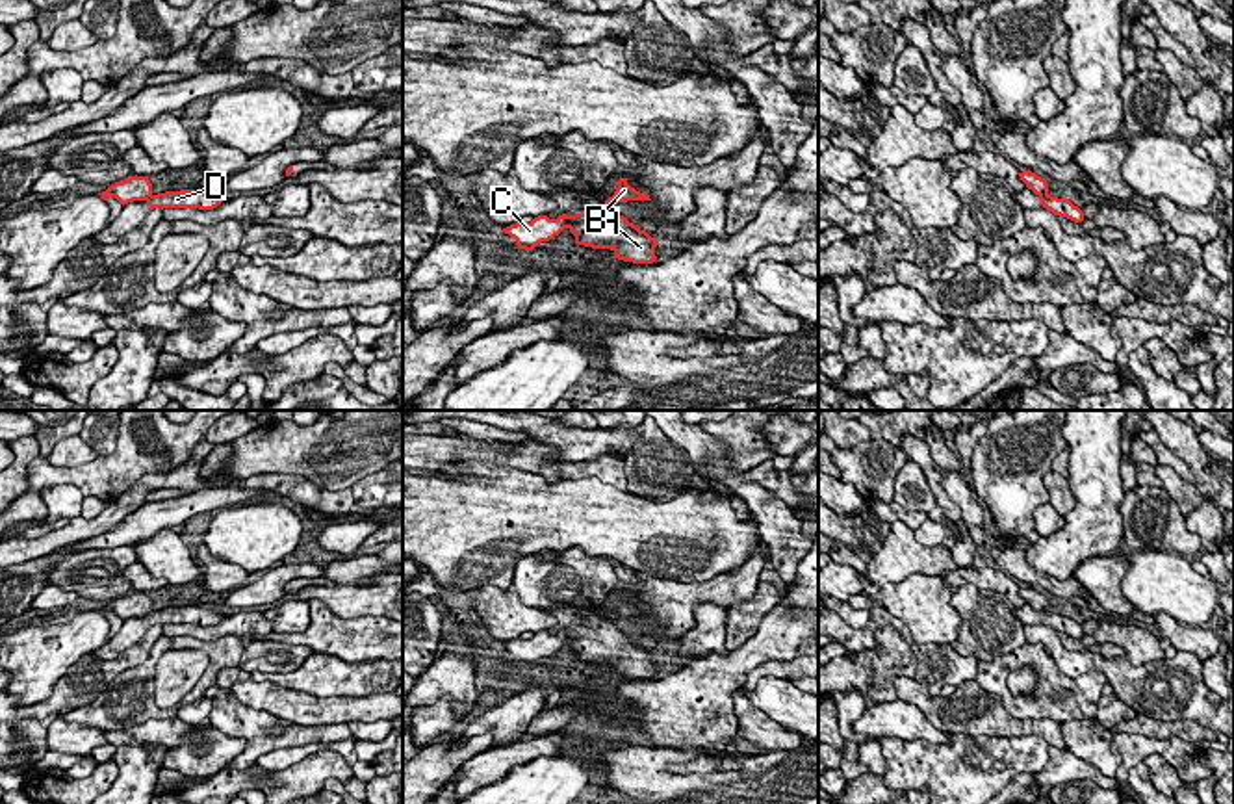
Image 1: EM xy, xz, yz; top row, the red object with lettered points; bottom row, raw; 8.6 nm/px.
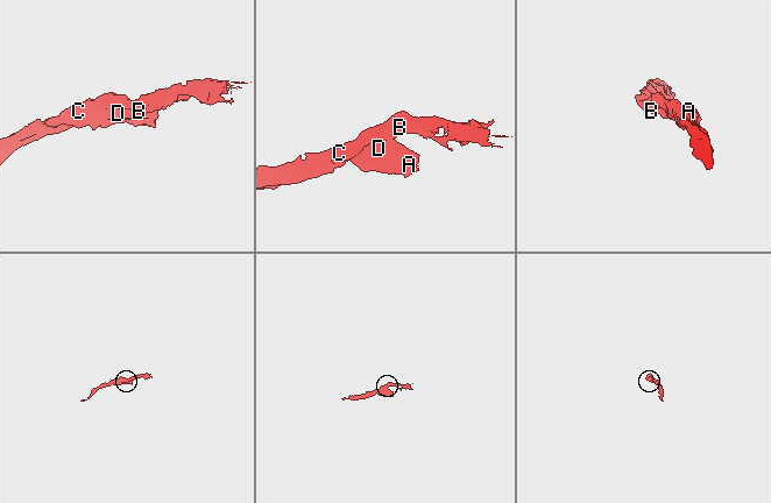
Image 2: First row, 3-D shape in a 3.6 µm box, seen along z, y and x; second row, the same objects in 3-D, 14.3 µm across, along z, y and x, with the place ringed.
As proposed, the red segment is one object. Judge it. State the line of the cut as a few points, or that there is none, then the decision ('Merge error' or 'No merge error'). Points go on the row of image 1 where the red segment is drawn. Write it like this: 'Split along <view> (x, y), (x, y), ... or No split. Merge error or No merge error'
Split along xz (568, 216), (563, 227). Merge error

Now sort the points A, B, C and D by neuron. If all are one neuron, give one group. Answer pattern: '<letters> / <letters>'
A D / B C

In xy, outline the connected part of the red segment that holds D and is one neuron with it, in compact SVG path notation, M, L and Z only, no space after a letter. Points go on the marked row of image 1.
M180 189L180 191L165 191L158 195L150 195L147 199L150 210L154 208L199 208L199 210L213 210L217 208L225 199L195 191L195 189Z

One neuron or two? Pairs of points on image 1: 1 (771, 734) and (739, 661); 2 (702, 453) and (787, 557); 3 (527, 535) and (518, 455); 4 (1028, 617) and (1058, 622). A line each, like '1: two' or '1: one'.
1: two
2: one
3: two
4: one

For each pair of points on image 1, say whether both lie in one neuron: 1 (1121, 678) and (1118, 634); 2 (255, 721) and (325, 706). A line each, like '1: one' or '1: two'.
1: two
2: two

